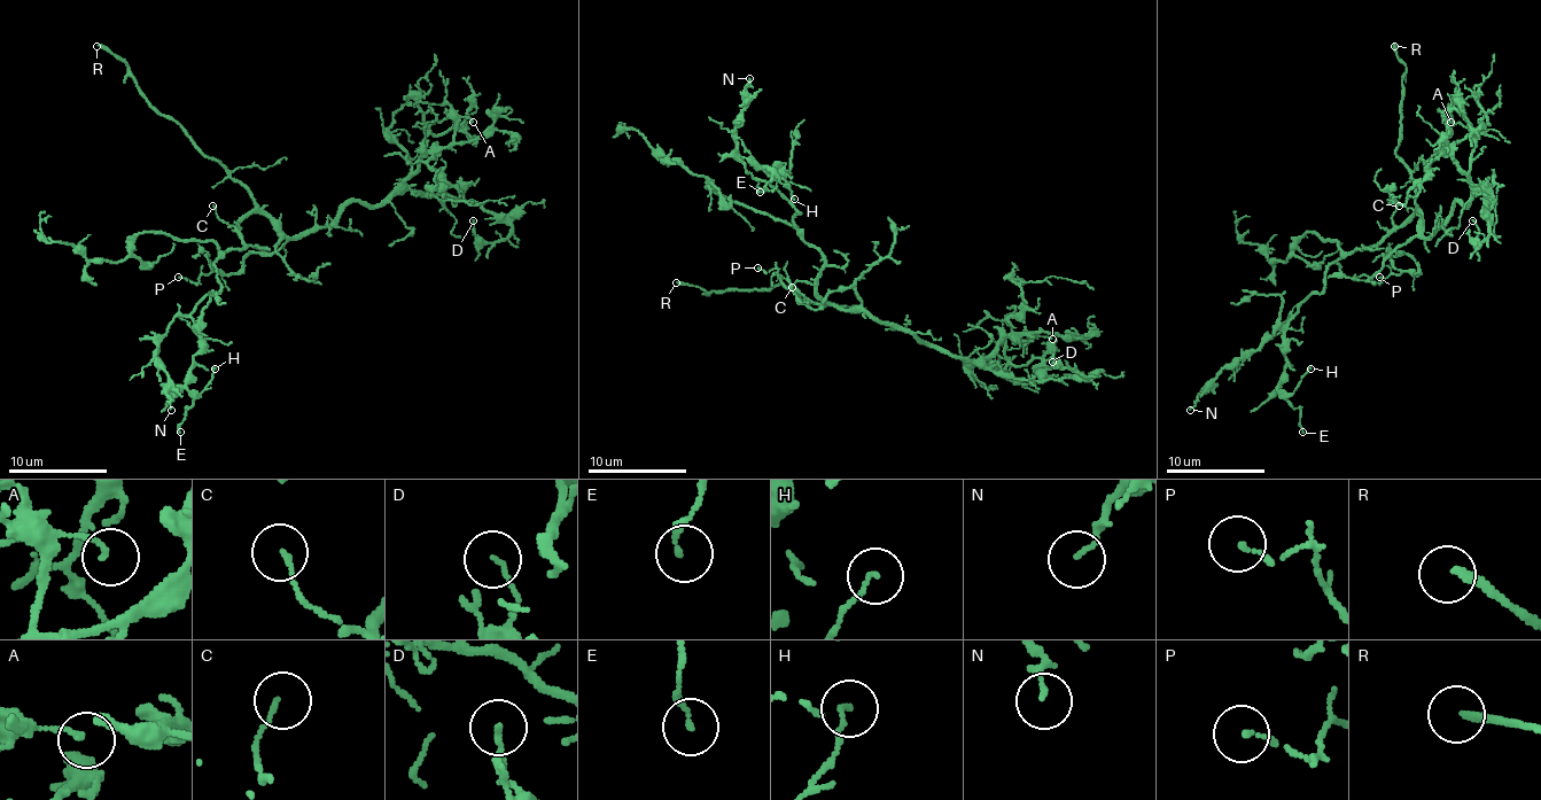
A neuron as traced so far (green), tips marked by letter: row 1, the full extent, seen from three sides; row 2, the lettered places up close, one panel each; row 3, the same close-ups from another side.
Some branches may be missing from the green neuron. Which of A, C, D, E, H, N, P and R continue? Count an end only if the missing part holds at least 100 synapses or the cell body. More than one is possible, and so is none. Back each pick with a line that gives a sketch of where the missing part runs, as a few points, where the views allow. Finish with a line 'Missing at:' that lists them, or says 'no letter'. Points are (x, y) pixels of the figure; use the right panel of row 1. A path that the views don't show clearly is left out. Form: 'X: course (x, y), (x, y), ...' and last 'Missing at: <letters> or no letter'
R: course (1394, 46), (1356, 18), (1345, 18), (1330, 33), (1332, 41), (1349, 33), (1367, 16)
Missing at: R

